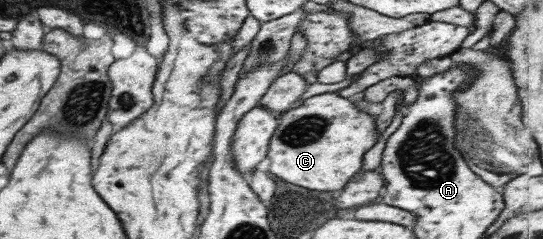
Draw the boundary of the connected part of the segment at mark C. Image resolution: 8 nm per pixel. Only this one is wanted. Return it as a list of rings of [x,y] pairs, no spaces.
[[[337,92],[311,96],[298,108],[277,115],[278,124],[267,148],[267,172],[308,190],[342,190],[350,176],[360,168],[362,154],[378,138],[374,119],[356,111],[352,99],[343,98]]]

